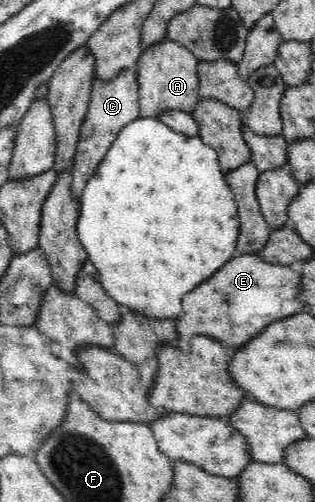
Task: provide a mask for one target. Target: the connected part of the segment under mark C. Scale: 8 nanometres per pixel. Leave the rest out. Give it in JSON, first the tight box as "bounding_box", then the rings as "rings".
{"bounding_box":[71,69,140,198],"rings":[[[131,69],[119,72],[110,80],[101,80],[99,76],[92,77],[91,101],[87,116],[80,127],[77,147],[74,160],[72,161],[72,186],[71,192],[75,198],[81,197],[83,189],[86,188],[87,181],[96,173],[99,162],[107,155],[108,149],[118,136],[118,133],[125,127],[140,118],[139,86],[136,80],[136,71]]]}

